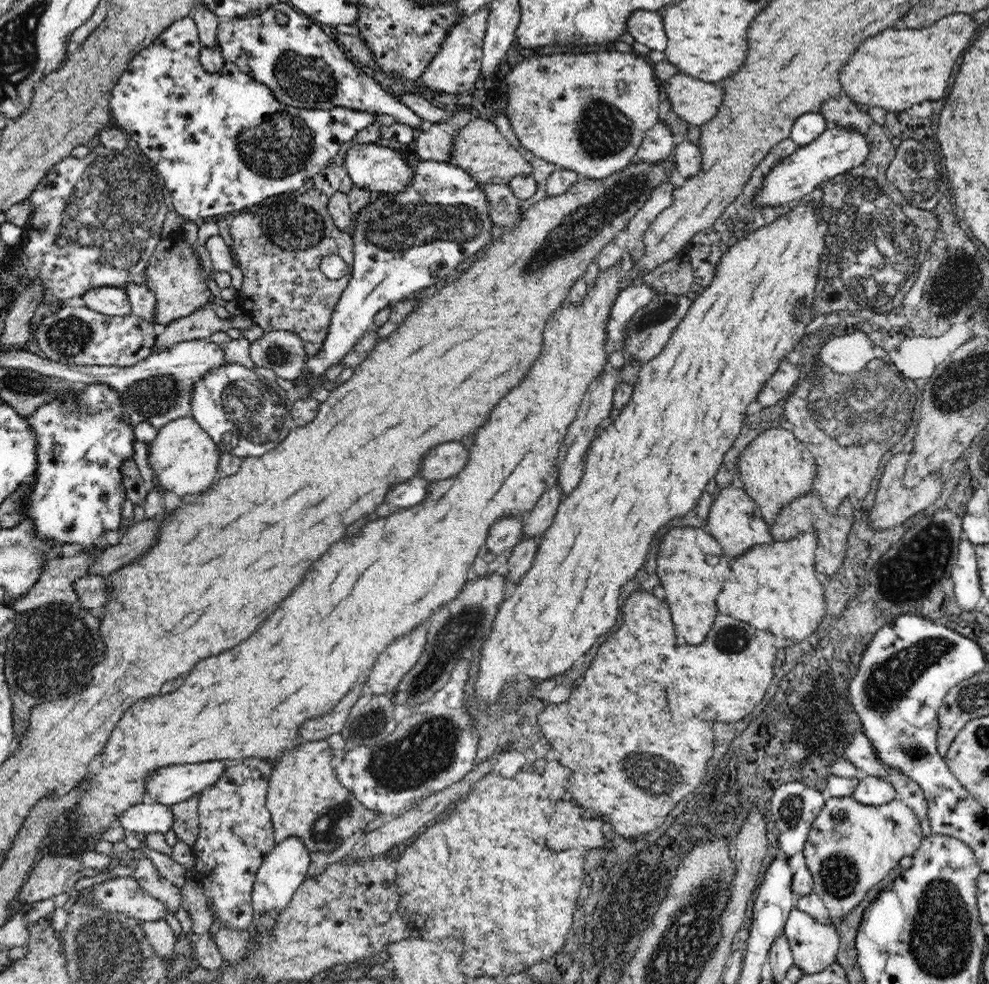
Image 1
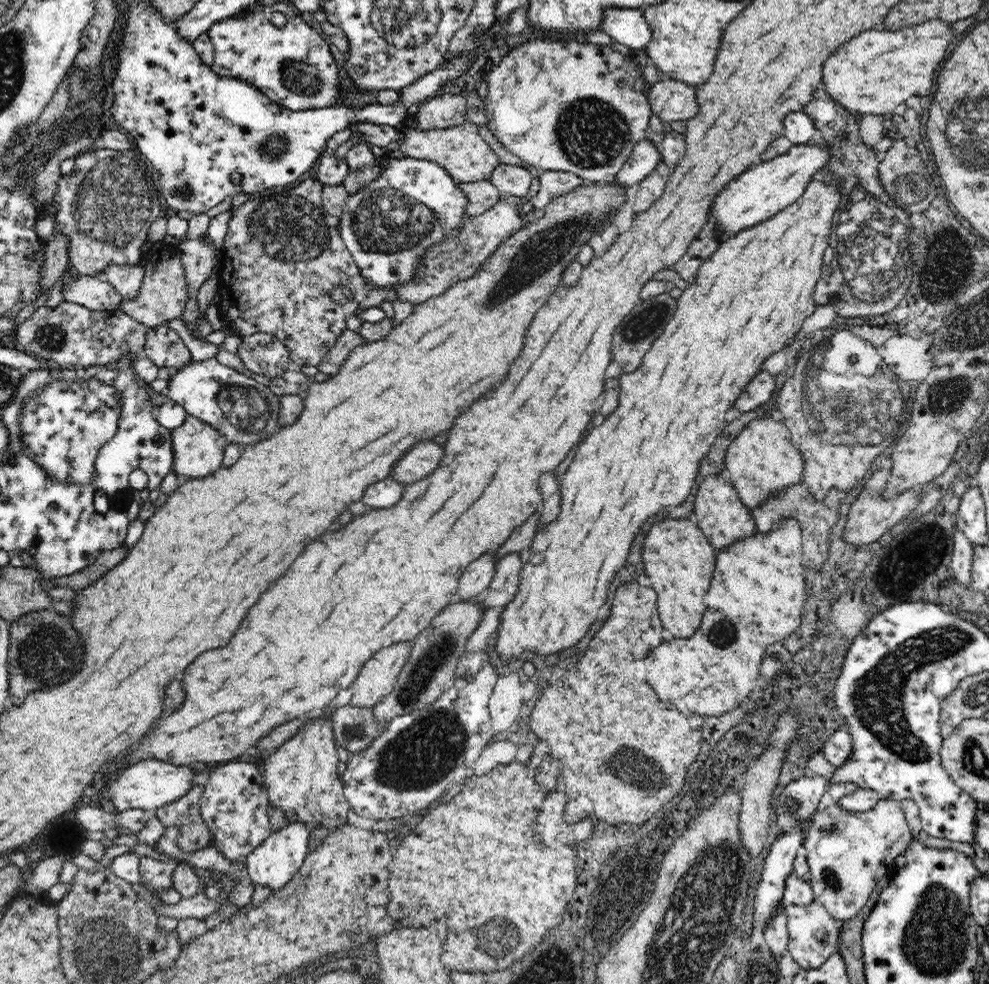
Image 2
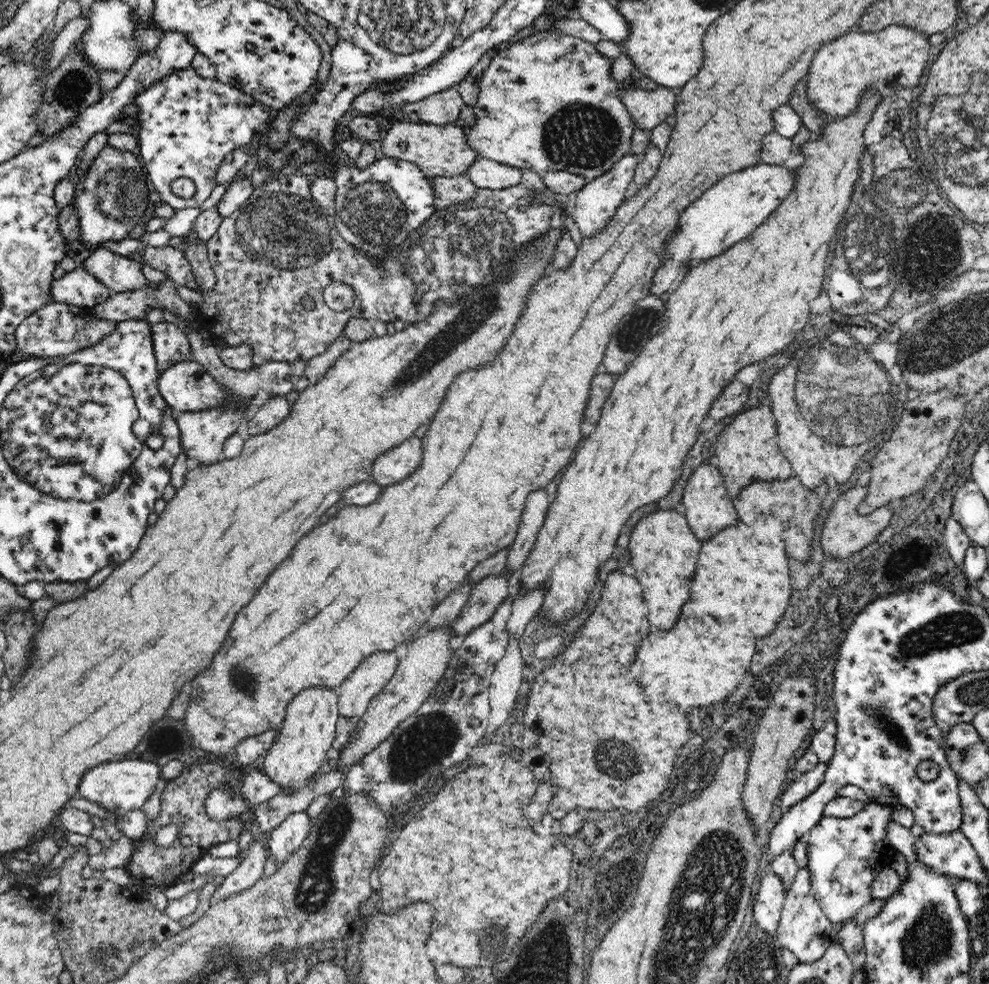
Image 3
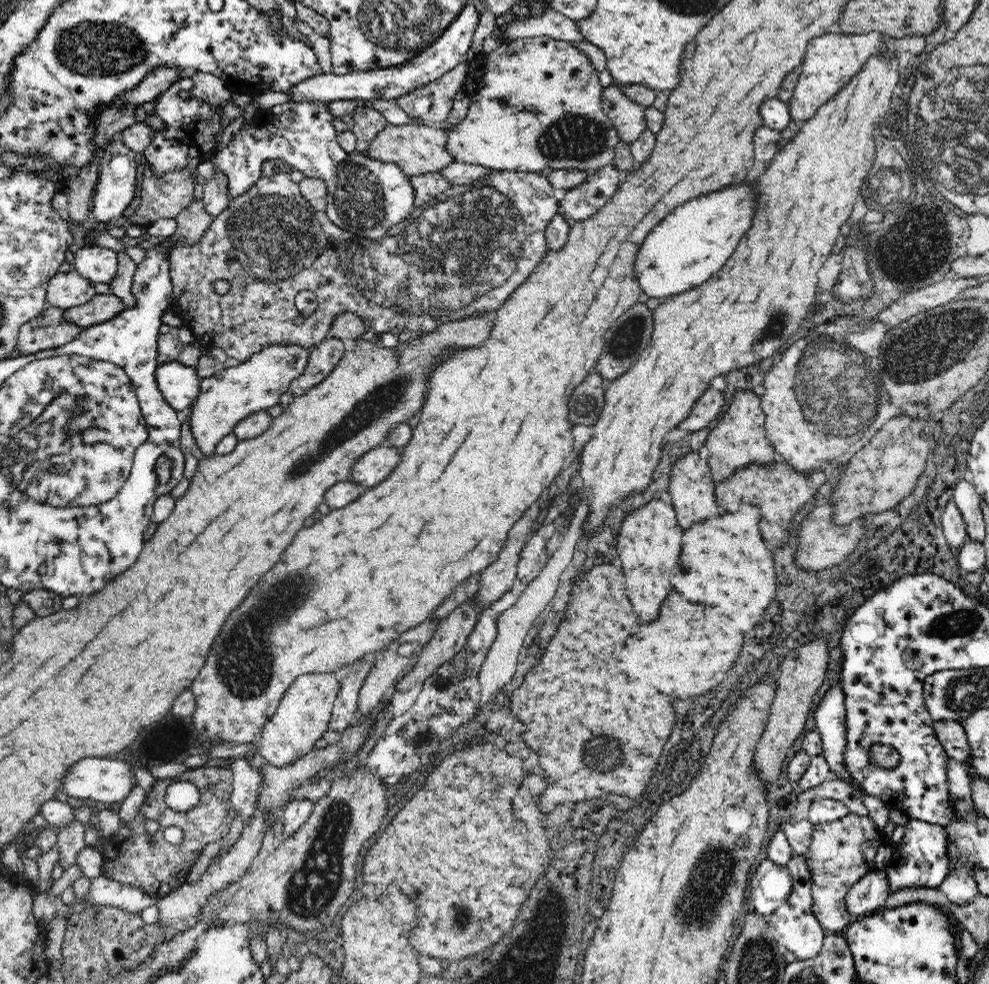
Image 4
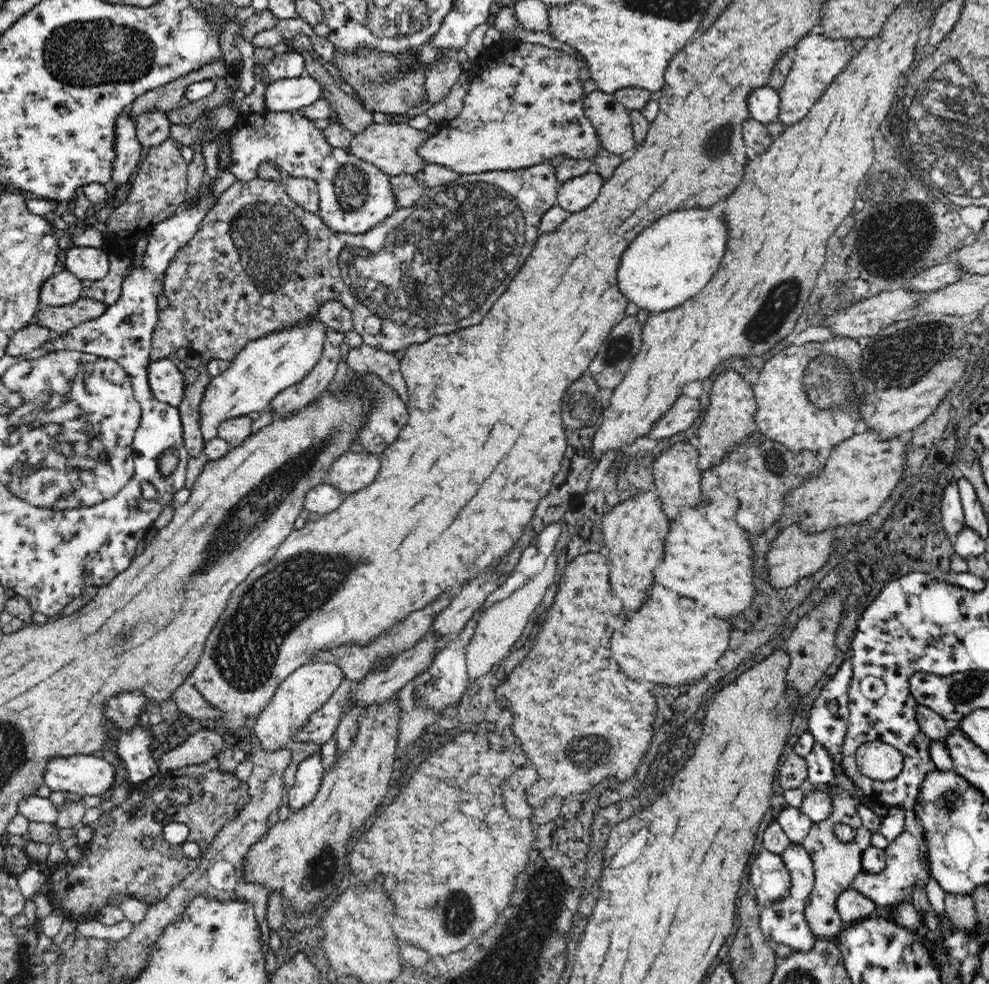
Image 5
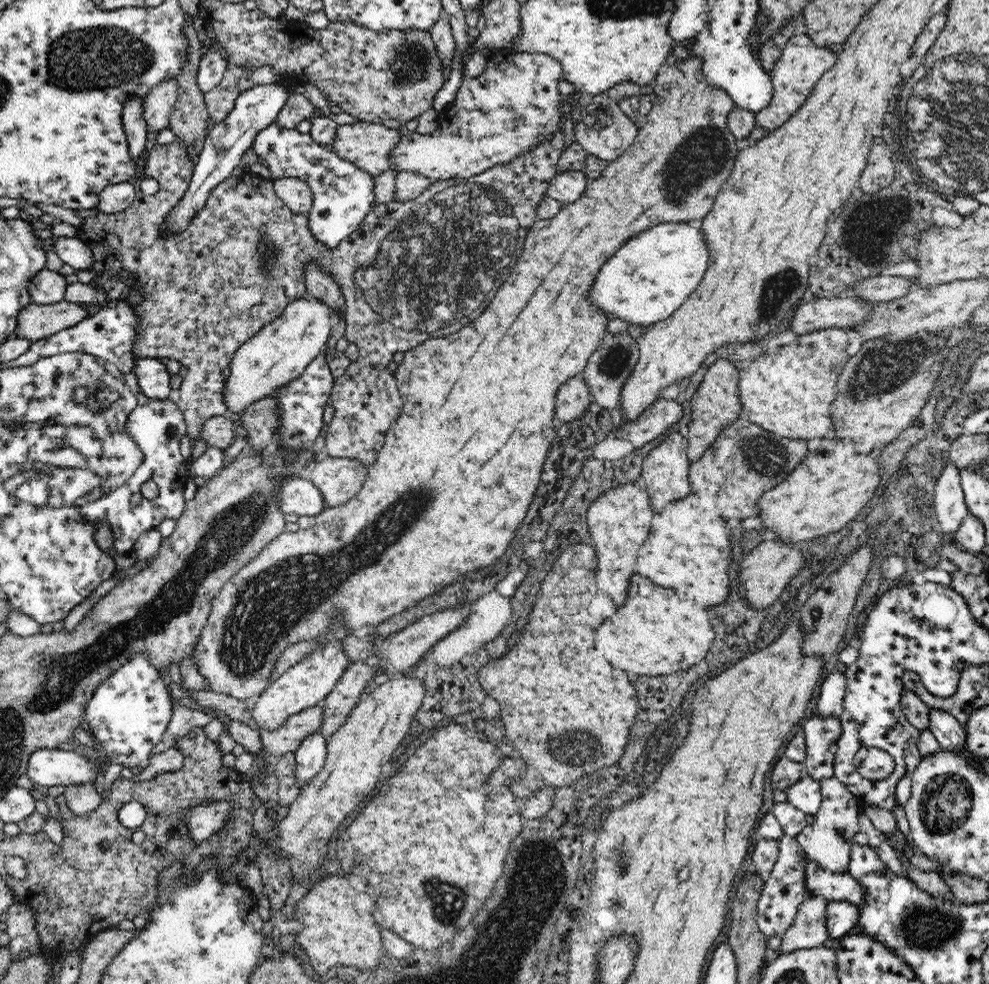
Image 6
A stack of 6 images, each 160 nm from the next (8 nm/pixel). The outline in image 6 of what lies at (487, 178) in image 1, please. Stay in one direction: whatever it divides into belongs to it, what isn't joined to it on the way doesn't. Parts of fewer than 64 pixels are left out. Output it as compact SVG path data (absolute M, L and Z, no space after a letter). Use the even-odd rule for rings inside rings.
M359 121L339 126L334 143L329 148L342 159L376 177L390 170L390 152L402 138L397 129Z

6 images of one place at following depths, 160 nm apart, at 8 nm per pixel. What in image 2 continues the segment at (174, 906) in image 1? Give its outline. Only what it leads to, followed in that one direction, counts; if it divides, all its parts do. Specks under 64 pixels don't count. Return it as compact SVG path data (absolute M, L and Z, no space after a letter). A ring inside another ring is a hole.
M166 855L167 861L158 861L151 857L140 857L139 875L141 884L149 886L153 894L160 894L162 890L173 887L172 873L180 862L170 855Z

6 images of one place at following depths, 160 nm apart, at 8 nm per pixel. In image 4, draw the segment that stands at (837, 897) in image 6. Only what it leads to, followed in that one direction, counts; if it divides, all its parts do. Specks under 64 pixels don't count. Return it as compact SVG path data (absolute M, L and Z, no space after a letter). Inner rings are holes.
M914 818L905 824L902 841L893 848L891 860L884 866L890 893L906 887L940 887L942 880L948 876L950 859L948 859L948 836L944 826L922 822Z

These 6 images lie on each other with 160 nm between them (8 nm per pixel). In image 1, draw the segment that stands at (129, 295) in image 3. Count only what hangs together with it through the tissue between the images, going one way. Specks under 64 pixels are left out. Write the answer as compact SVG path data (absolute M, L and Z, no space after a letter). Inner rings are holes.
M179 233L161 239L148 260L146 268L146 287L156 295L156 318L154 322L168 326L175 320L184 318L192 312L211 303L210 288L208 288L208 272L201 265L200 257L194 247Z

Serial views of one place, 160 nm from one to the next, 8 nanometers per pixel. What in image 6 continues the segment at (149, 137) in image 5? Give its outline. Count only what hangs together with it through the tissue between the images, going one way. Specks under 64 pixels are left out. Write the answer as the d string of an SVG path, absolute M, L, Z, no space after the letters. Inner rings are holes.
M169 79L158 84L144 98L143 117L150 133L169 128L169 118L174 110L177 100L178 80Z

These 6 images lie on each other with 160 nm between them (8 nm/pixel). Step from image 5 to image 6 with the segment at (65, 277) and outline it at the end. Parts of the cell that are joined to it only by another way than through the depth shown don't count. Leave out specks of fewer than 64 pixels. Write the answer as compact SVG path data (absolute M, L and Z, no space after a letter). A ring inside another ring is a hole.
M50 269L40 270L36 276L32 276L28 291L30 302L36 304L56 304L64 299L64 292L68 282L58 272Z

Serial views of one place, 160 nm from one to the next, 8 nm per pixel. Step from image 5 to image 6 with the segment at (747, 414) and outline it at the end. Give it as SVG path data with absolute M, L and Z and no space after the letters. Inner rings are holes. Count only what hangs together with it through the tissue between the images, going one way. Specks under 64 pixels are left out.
M718 359L707 369L695 395L690 401L691 421L688 425L688 458L691 462L698 462L702 454L715 442L724 426L743 416L742 403L738 396L739 370L734 362L728 359Z

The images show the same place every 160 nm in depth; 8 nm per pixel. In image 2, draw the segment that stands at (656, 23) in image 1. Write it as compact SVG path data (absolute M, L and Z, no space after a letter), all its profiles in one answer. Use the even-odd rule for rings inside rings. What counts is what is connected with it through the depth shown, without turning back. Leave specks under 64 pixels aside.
M603 9L602 31L612 37L612 42L616 41L633 50L643 49L652 38L652 29L642 14L642 9Z

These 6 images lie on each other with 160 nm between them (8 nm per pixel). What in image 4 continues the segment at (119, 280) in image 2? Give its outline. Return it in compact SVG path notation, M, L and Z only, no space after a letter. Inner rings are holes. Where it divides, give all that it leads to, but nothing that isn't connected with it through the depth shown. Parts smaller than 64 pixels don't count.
M91 244L76 250L72 269L79 272L92 283L108 284L114 280L118 270L116 252L111 249Z

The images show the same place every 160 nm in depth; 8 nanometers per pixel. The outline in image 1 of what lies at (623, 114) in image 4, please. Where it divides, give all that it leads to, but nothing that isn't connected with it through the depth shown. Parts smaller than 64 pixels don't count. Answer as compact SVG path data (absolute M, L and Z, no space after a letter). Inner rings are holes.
M678 74L662 83L662 97L669 101L674 113L700 128L718 114L724 102L724 90L716 83Z

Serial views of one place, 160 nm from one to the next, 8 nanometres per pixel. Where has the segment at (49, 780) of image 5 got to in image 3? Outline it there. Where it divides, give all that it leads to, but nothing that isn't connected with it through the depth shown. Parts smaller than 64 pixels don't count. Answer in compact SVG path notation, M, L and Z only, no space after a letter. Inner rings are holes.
M121 759L121 761L110 760L90 768L82 776L78 784L78 794L92 802L96 802L104 808L111 816L118 818L134 808L142 809L150 794L161 788L165 783L160 777L161 766L154 762L138 759Z

